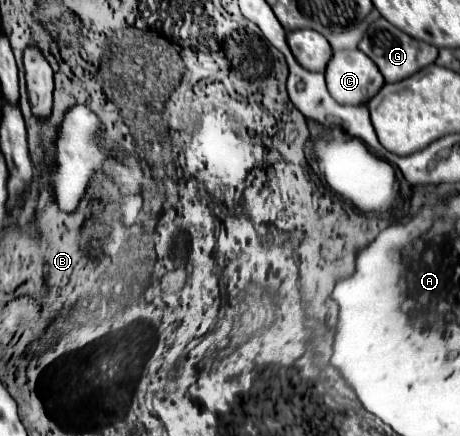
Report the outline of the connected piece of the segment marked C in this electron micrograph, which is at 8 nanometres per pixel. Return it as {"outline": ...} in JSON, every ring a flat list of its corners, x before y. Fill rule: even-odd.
{"outline":[[337,50,327,64,329,94,341,104,367,102,383,84,381,72,361,50]]}

